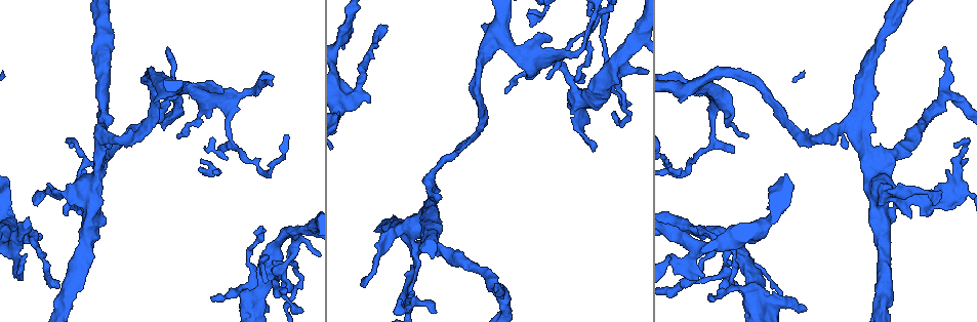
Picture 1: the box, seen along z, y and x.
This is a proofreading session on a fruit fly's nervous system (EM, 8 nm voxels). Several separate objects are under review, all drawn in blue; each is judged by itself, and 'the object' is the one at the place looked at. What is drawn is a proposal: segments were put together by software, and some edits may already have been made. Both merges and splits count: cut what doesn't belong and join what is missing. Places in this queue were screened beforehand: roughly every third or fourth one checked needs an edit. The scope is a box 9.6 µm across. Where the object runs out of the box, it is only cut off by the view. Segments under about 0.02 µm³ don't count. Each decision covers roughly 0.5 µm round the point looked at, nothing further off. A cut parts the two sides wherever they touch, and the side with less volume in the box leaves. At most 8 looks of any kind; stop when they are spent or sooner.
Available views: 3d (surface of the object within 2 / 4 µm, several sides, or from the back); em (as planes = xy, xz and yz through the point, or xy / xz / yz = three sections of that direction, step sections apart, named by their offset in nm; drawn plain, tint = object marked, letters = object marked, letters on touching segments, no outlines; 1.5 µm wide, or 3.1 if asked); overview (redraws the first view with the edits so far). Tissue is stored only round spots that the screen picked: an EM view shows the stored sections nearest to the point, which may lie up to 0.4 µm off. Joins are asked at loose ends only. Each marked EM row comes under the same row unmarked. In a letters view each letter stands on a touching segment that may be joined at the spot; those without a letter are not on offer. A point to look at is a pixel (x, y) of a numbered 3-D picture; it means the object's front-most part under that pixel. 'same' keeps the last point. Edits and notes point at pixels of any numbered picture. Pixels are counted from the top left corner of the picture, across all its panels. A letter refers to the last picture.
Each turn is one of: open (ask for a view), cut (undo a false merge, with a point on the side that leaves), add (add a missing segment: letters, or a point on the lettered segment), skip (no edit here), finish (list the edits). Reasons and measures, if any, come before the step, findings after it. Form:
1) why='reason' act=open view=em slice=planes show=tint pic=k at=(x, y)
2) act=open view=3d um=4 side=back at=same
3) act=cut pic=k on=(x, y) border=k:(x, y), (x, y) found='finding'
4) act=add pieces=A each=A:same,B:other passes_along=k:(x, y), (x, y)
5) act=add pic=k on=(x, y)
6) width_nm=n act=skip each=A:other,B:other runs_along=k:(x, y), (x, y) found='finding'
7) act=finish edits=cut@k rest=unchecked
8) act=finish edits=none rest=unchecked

why='thin end' act=open view=3d um=2 pic=1 at=(941, 193)

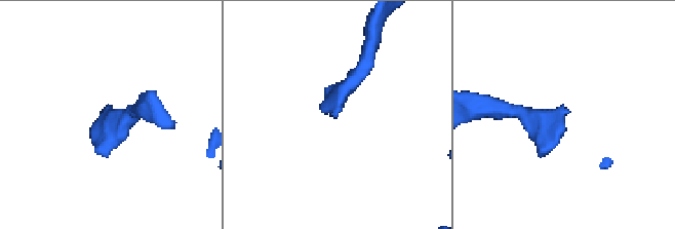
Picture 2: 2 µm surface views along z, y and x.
why='need the tissue' act=open view=em slice=xz step=4 show=tint pic=2 at=(104, 108)

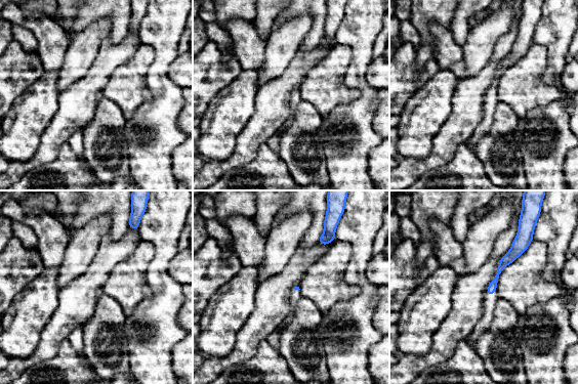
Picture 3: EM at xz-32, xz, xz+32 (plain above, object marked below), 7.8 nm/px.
act=open view=em slice=planes show=letters at=same

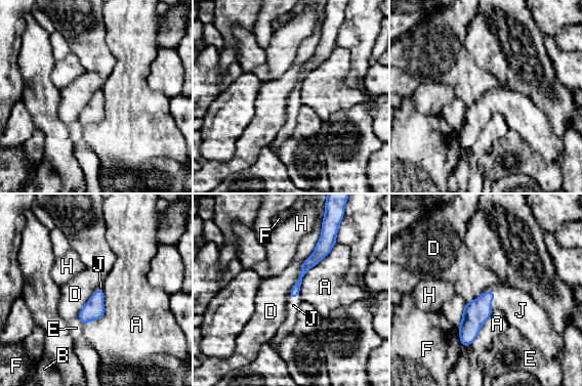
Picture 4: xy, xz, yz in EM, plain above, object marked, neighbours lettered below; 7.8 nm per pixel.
act=add pieces=J each=A:other,B:other,D:other,E:other,F:other,H:other,J:same passes_along=4:(475, 313), (493, 298), (521, 310) found='it goes on there'

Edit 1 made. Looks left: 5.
why='end of a long branch' act=open view=3d um=2 pic=1 at=(59, 285)

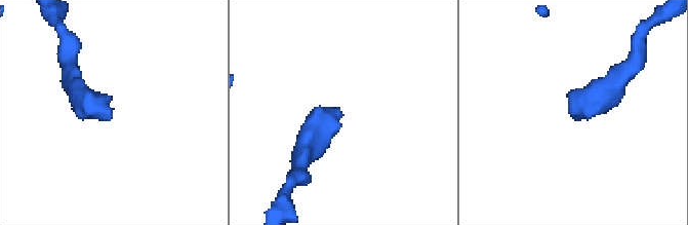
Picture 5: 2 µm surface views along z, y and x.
why='need the tissue' act=open view=em slice=planes show=letters pic=5 at=(110, 117)

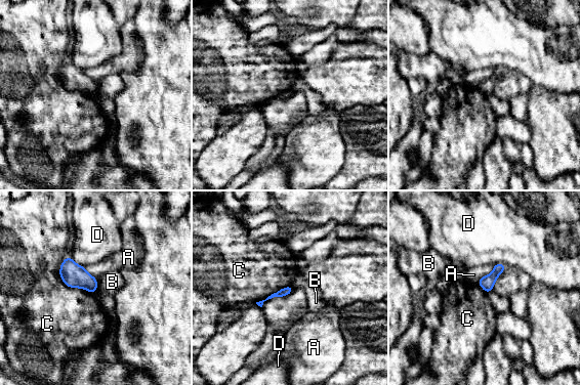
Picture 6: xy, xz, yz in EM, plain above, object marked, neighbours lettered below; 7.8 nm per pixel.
act=skip each=A:other,B:other,C:other,D:other runs_along=6:(290, 288), (266, 298), (260, 303) found='none of them fits'

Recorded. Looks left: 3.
act=open view=3d um=2 pic=1 at=(713, 302)

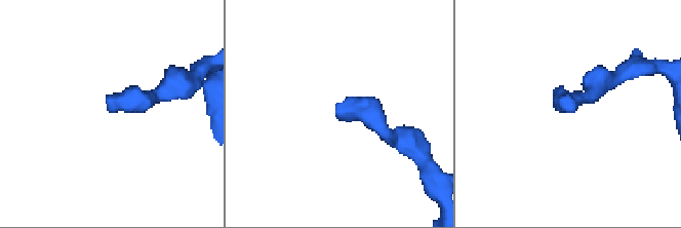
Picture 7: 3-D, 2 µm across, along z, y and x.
act=open view=em slice=planes show=letters pic=7 at=(338, 117)

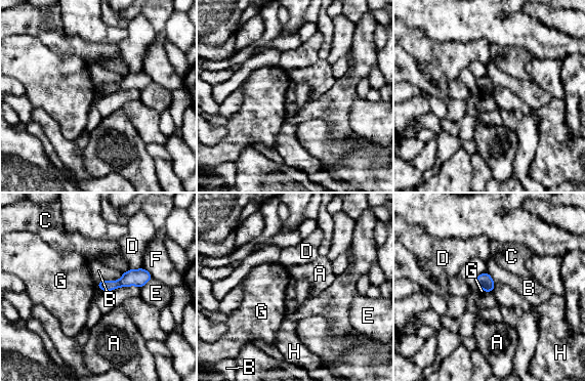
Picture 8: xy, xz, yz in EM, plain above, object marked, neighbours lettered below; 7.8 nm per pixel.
width_nm=90 act=skip each=A:other,B:other,C:other,D:other,E:other,F:other,G:other,H:other found='no lettered segment goes on from it'

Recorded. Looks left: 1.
act=finish edits=add@4 rest=unchecked

